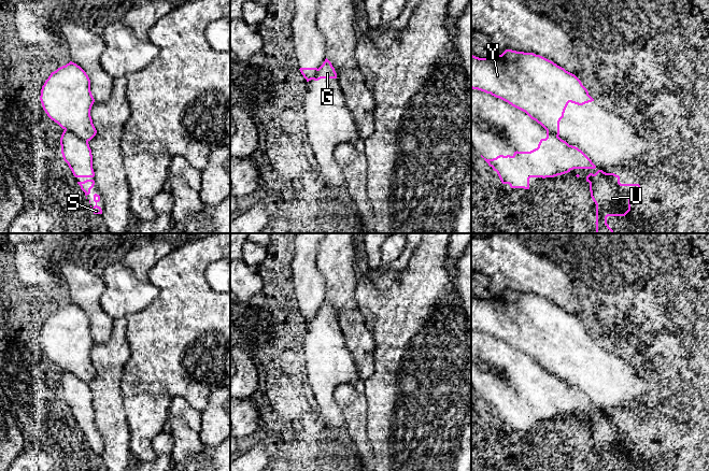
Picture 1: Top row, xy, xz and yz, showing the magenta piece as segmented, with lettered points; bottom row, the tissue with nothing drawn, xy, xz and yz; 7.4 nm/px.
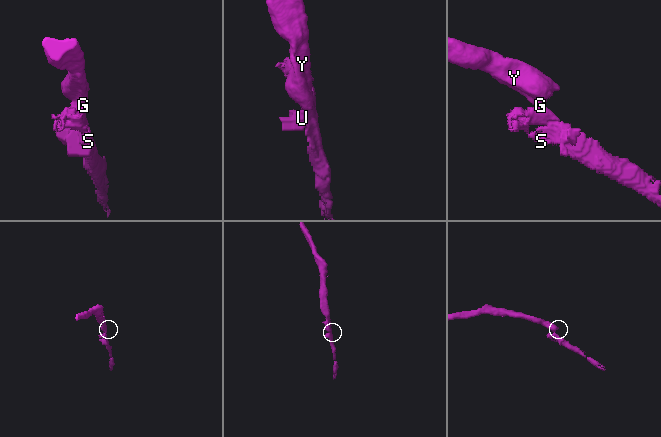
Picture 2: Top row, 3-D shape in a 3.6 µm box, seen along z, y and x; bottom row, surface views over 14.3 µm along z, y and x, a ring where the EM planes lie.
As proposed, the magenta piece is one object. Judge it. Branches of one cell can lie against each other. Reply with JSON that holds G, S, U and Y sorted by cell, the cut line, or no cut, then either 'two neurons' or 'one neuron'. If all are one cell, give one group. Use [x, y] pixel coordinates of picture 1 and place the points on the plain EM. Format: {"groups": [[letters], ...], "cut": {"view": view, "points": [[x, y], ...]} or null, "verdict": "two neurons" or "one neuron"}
{"groups": [["G", "Y"], ["S", "U"]], "cut": {"view": "xy", "points": [[65, 370], [87, 383]]}, "verdict": "two neurons"}

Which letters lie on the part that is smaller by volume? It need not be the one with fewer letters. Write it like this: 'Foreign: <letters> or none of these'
Foreign: S, U

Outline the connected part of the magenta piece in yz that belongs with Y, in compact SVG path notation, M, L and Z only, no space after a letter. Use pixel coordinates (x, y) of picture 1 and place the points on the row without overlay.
M512 290L491 299L471 296L471 329L508 343L556 376L559 376L559 362L569 343L583 346L594 342L575 315L540 296Z

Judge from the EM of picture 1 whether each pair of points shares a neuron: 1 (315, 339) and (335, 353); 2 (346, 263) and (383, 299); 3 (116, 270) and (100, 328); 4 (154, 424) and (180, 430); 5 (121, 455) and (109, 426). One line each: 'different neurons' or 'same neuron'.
1: same neuron
2: different neurons
3: different neurons
4: different neurons
5: same neuron

